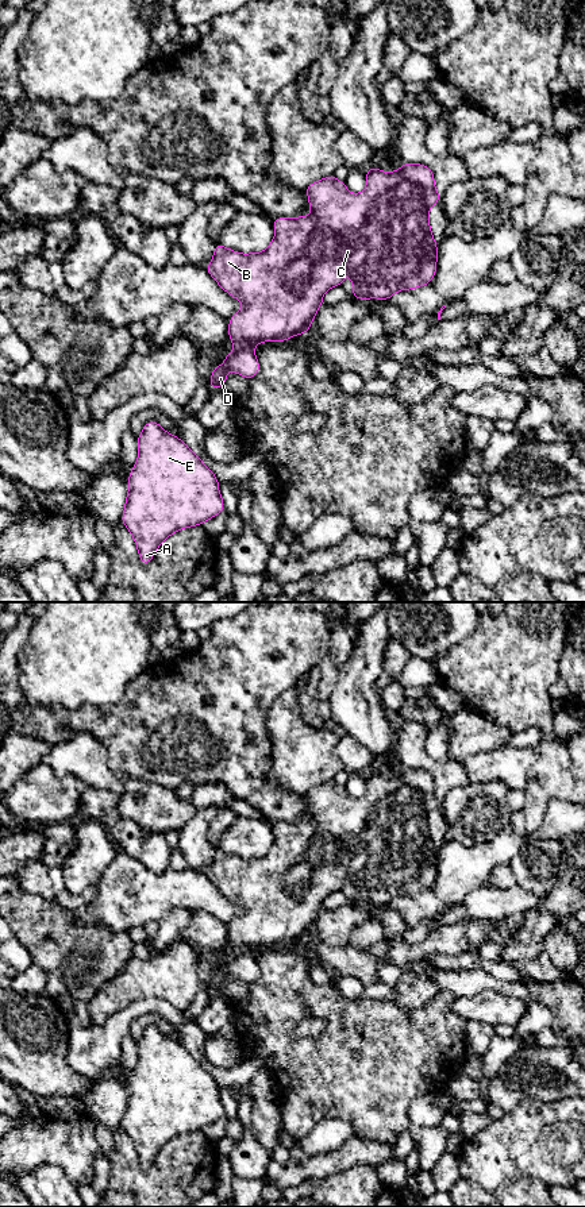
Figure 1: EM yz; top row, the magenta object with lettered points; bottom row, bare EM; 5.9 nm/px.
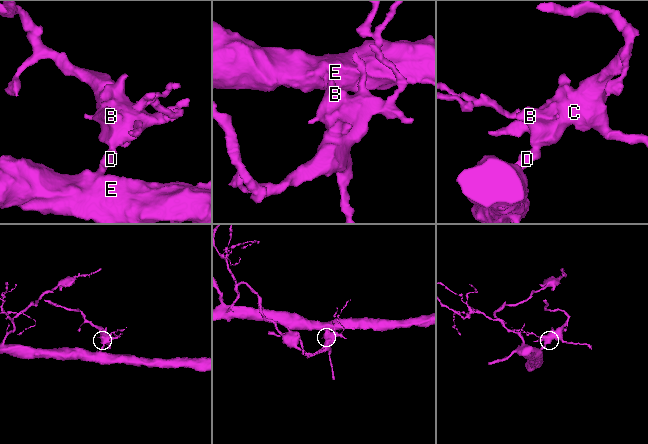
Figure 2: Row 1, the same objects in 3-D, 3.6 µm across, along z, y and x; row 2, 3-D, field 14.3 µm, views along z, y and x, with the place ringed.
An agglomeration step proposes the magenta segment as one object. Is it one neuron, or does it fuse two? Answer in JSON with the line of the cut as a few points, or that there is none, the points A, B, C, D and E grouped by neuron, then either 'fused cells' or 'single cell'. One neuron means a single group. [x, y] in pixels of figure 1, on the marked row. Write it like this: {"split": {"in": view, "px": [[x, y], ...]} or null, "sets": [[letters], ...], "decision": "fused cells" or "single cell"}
{"split": {"in": "yz", "px": [[253, 344], [235, 346]]}, "sets": [["A", "D", "E"], ["B", "C"]], "decision": "fused cells"}

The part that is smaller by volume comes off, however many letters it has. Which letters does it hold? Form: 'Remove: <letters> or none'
Remove: B, C

